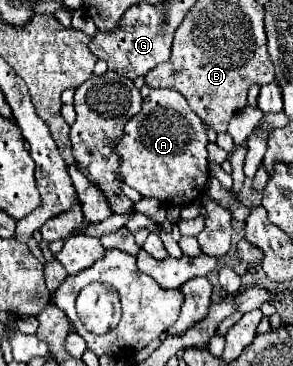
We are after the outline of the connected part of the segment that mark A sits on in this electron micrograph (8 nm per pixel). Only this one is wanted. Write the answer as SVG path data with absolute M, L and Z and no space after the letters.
M152 89L142 103L142 111L128 121L124 135L116 141L114 153L120 157L124 181L142 197L154 197L164 205L182 207L200 199L208 183L206 131L202 119L192 113L178 91Z

